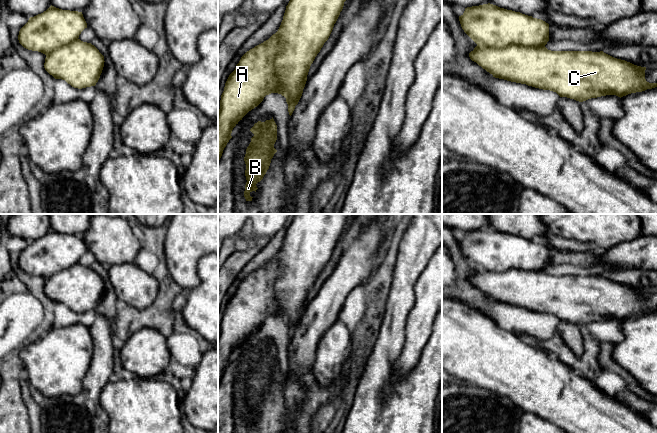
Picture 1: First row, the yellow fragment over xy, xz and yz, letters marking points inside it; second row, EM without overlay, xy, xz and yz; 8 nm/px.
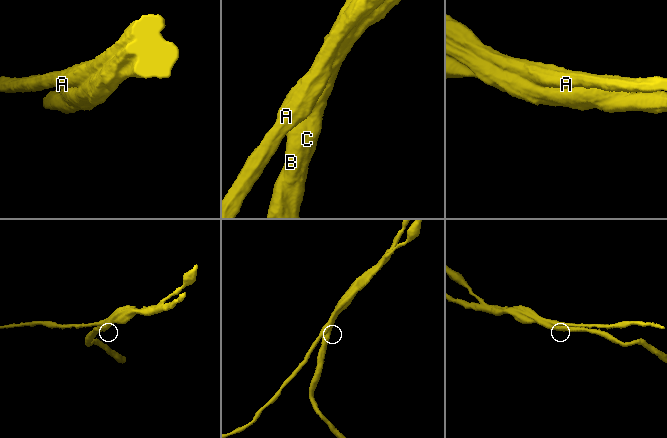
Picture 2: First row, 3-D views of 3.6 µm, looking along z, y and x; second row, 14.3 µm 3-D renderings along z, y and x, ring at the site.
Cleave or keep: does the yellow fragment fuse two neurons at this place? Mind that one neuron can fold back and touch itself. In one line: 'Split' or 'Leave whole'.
Leave whole

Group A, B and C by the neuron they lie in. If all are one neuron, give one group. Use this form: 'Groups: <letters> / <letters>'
Groups: A B C

